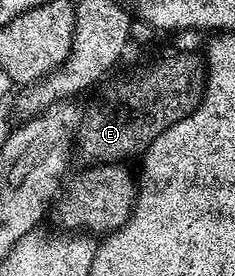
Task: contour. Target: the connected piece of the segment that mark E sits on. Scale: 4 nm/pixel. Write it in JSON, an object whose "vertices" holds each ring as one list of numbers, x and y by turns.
{"vertices":[[168,54,149,66,138,67,133,74,109,77,99,87,100,95,84,110,80,130,78,126,74,134,75,153,80,153,84,164,124,164,127,158,139,159,166,128,198,108,205,77,205,63,196,54]]}

